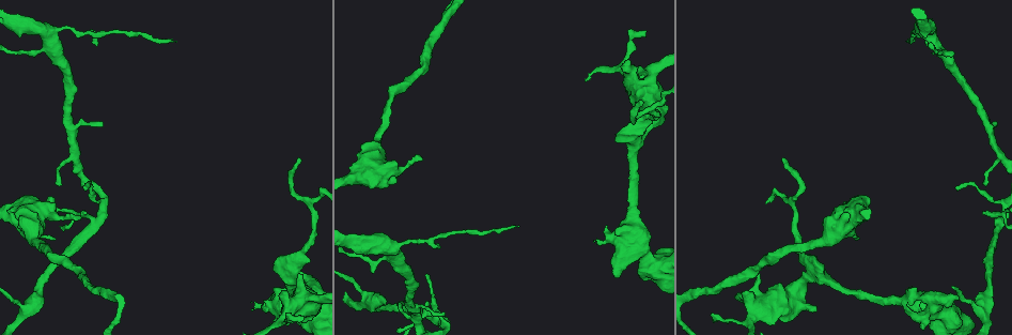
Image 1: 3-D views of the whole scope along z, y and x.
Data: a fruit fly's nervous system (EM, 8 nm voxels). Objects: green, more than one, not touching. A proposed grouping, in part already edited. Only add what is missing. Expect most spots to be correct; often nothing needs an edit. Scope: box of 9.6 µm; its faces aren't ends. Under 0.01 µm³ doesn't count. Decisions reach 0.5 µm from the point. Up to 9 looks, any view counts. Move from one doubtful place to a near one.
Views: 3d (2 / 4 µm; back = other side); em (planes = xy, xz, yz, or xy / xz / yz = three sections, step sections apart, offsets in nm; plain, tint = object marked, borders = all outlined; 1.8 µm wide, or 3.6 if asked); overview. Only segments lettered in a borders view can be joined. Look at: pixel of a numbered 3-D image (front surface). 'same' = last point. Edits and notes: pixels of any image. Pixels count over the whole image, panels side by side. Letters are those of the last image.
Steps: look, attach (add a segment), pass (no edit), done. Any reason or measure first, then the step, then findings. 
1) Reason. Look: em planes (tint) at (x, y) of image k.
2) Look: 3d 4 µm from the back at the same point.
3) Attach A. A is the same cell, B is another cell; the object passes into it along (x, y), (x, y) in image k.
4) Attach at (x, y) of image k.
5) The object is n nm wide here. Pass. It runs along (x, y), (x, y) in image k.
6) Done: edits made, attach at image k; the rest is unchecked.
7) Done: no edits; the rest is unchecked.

Branch stops here. Look: 3d 4 µm at (905, 41) of image 1.

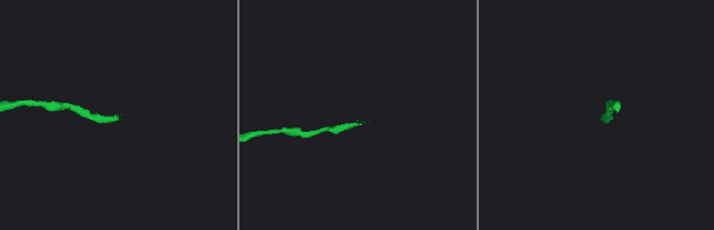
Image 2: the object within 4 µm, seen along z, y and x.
Look: em planes (tint) at (602, 119) of image 2.

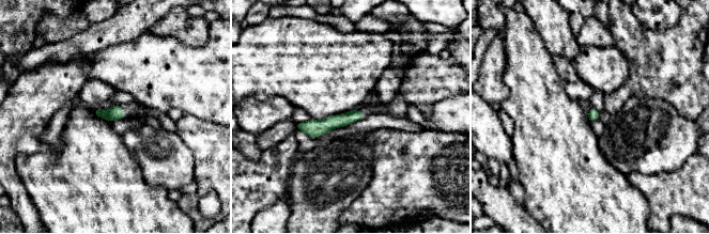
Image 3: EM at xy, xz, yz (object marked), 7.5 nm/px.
Look: em planes (borders) at the same point.

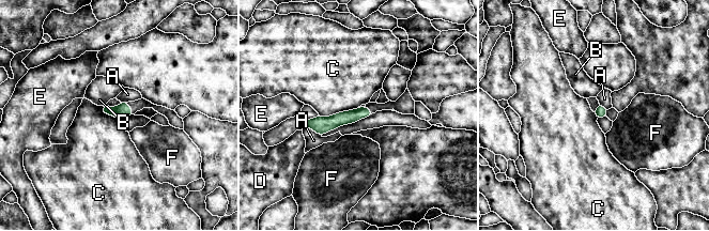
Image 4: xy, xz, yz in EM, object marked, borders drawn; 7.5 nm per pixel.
The object is 90 nm wide here. Pass. A, B, C, D, E and F are other cells; it runs along (368, 113), (307, 125) in image 4; none of them fits.

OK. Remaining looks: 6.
Stops while still wide. Look: 3d 4 µm at (53, 198) of image 1.

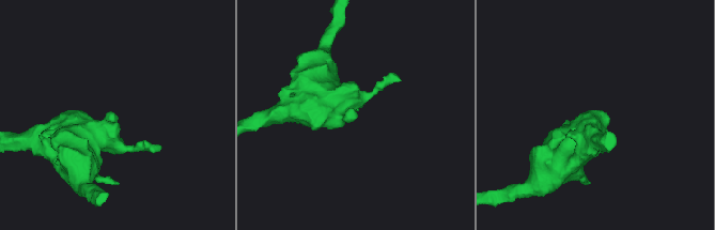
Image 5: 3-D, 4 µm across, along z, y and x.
Look: em planes (borders) at (354, 110) of image 5.

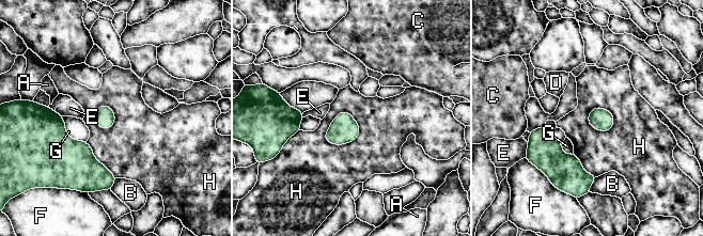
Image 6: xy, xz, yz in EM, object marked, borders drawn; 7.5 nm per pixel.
Pass. A, B, C, D, E, F, G and H are other cells; a border runs along (360, 127), (343, 144), (325, 140) in image 6; no lettered segment goes on from it.

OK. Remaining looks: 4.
Four arms meet. Look: em xz step 4 (tint) at (388, 249) of image 1.

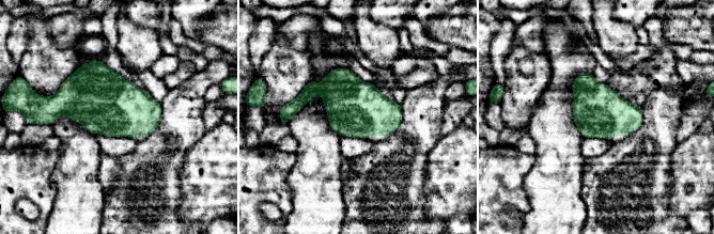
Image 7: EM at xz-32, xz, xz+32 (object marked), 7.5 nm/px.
Look: em planes (borders) at the same point.

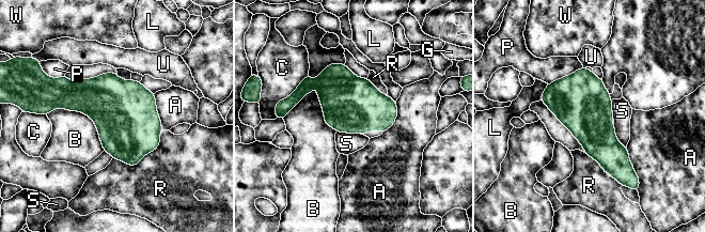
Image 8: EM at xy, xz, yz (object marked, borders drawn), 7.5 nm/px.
The longest contact is with R, 420 nm. Pass. A, B, C, G, L, P, R, S, U and W are other cells; a border runs along (613, 125), (616, 139), (626, 147) in image 8; no lettered segment goes on from it.

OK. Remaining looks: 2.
Look: 3d 2 µm at (956, 299) of image 1.

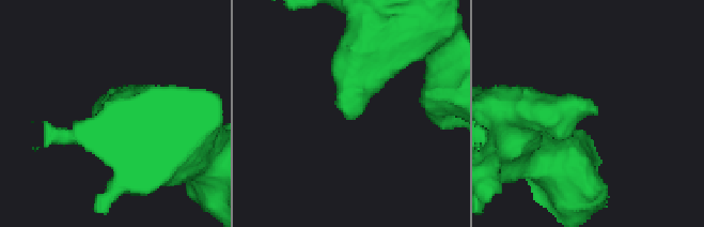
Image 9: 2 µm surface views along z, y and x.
Look: em 3.6 µm planes (borders) at (595, 111) of image 9.

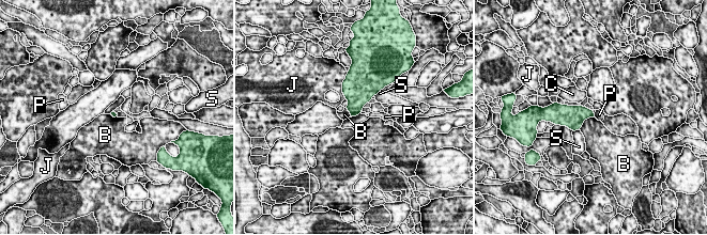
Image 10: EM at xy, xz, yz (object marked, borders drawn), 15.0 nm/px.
Pass. B, C, J, P and S are other cells; a border runs along (359, 112), (351, 118) in image 10; none of them fits.

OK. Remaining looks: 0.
Done: no edits; the rest is unchecked.

